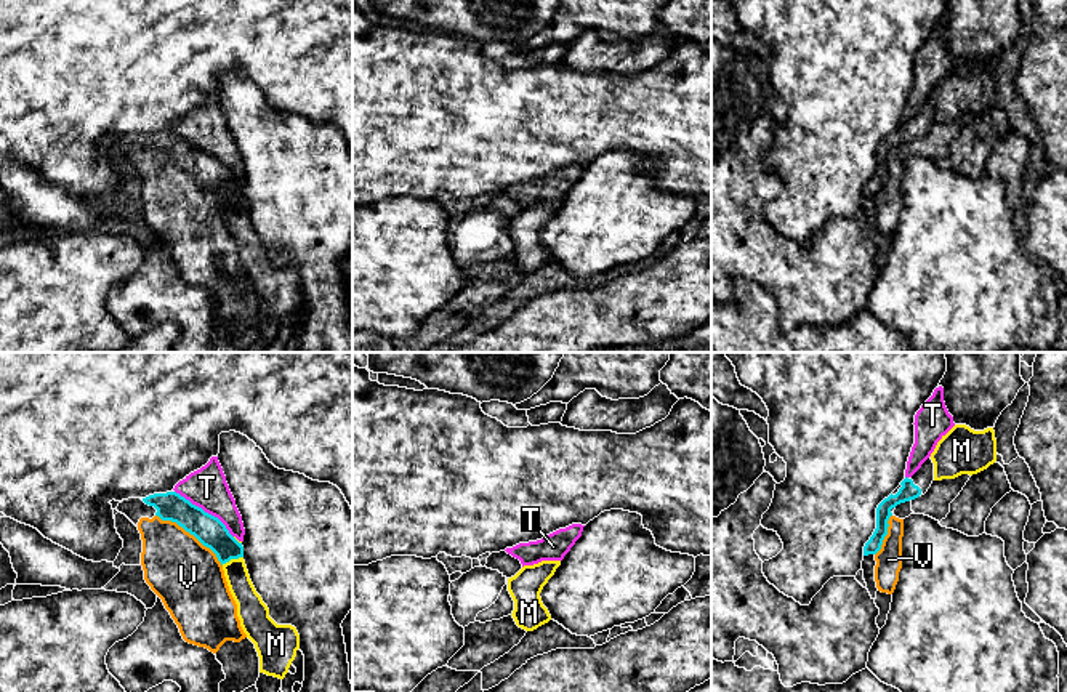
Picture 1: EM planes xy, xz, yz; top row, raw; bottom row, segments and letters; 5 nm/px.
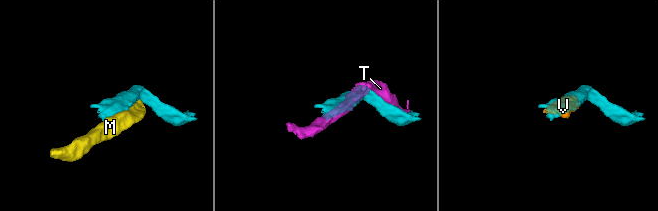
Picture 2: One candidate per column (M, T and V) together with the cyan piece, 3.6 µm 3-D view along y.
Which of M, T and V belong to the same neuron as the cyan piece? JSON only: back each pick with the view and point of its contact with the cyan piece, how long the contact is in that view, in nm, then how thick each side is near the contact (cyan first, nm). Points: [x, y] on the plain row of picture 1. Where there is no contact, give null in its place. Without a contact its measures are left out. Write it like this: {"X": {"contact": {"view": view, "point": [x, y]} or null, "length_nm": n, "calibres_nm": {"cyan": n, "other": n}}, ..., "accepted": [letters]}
{"accepted": []}

